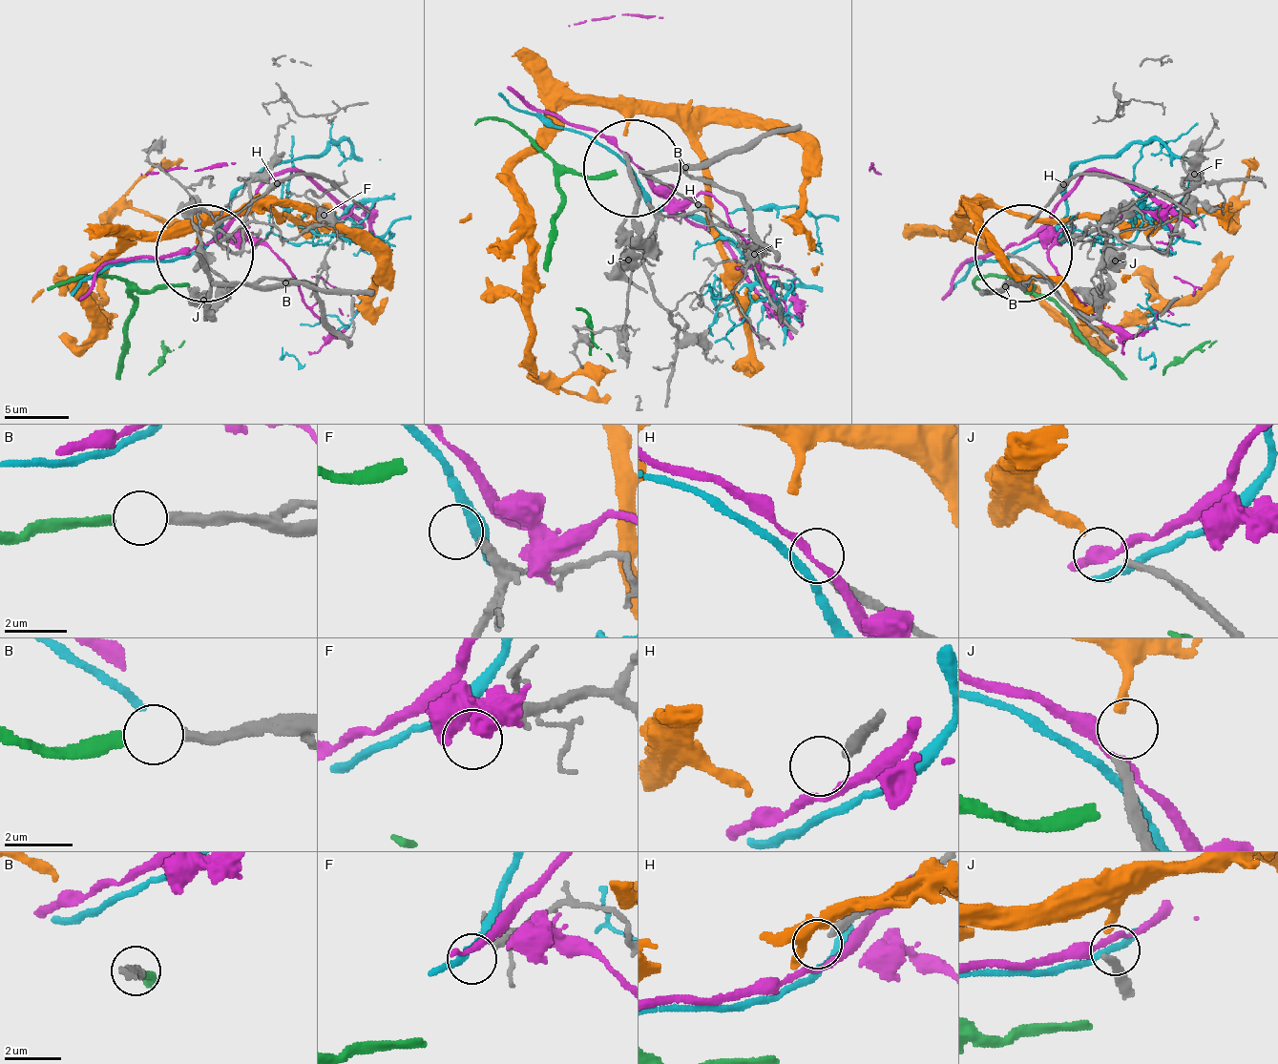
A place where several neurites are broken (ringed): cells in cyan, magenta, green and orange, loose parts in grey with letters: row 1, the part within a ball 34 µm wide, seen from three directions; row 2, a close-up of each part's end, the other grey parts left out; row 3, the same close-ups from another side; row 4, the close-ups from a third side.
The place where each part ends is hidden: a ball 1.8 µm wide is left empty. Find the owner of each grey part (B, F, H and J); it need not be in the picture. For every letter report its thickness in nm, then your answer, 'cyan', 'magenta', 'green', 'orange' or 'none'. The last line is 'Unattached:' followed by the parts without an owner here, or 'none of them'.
B: 320 nm thick; green
F: 300 nm thick; none
H: 340 nm thick; none
J: 240 nm thick; orange
Unattached: F, H

